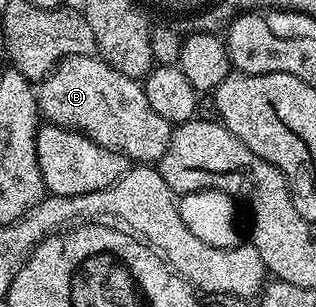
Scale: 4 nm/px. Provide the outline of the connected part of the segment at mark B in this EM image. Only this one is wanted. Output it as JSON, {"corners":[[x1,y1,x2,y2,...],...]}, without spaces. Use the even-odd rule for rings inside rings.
{"corners":[[99,56,67,57,60,62,36,89,36,108,45,122,60,125,64,129,74,129,86,134,91,141,120,153,132,163,158,163,172,138,173,122,162,119,154,107,150,107,147,88,137,78,122,75]]}

